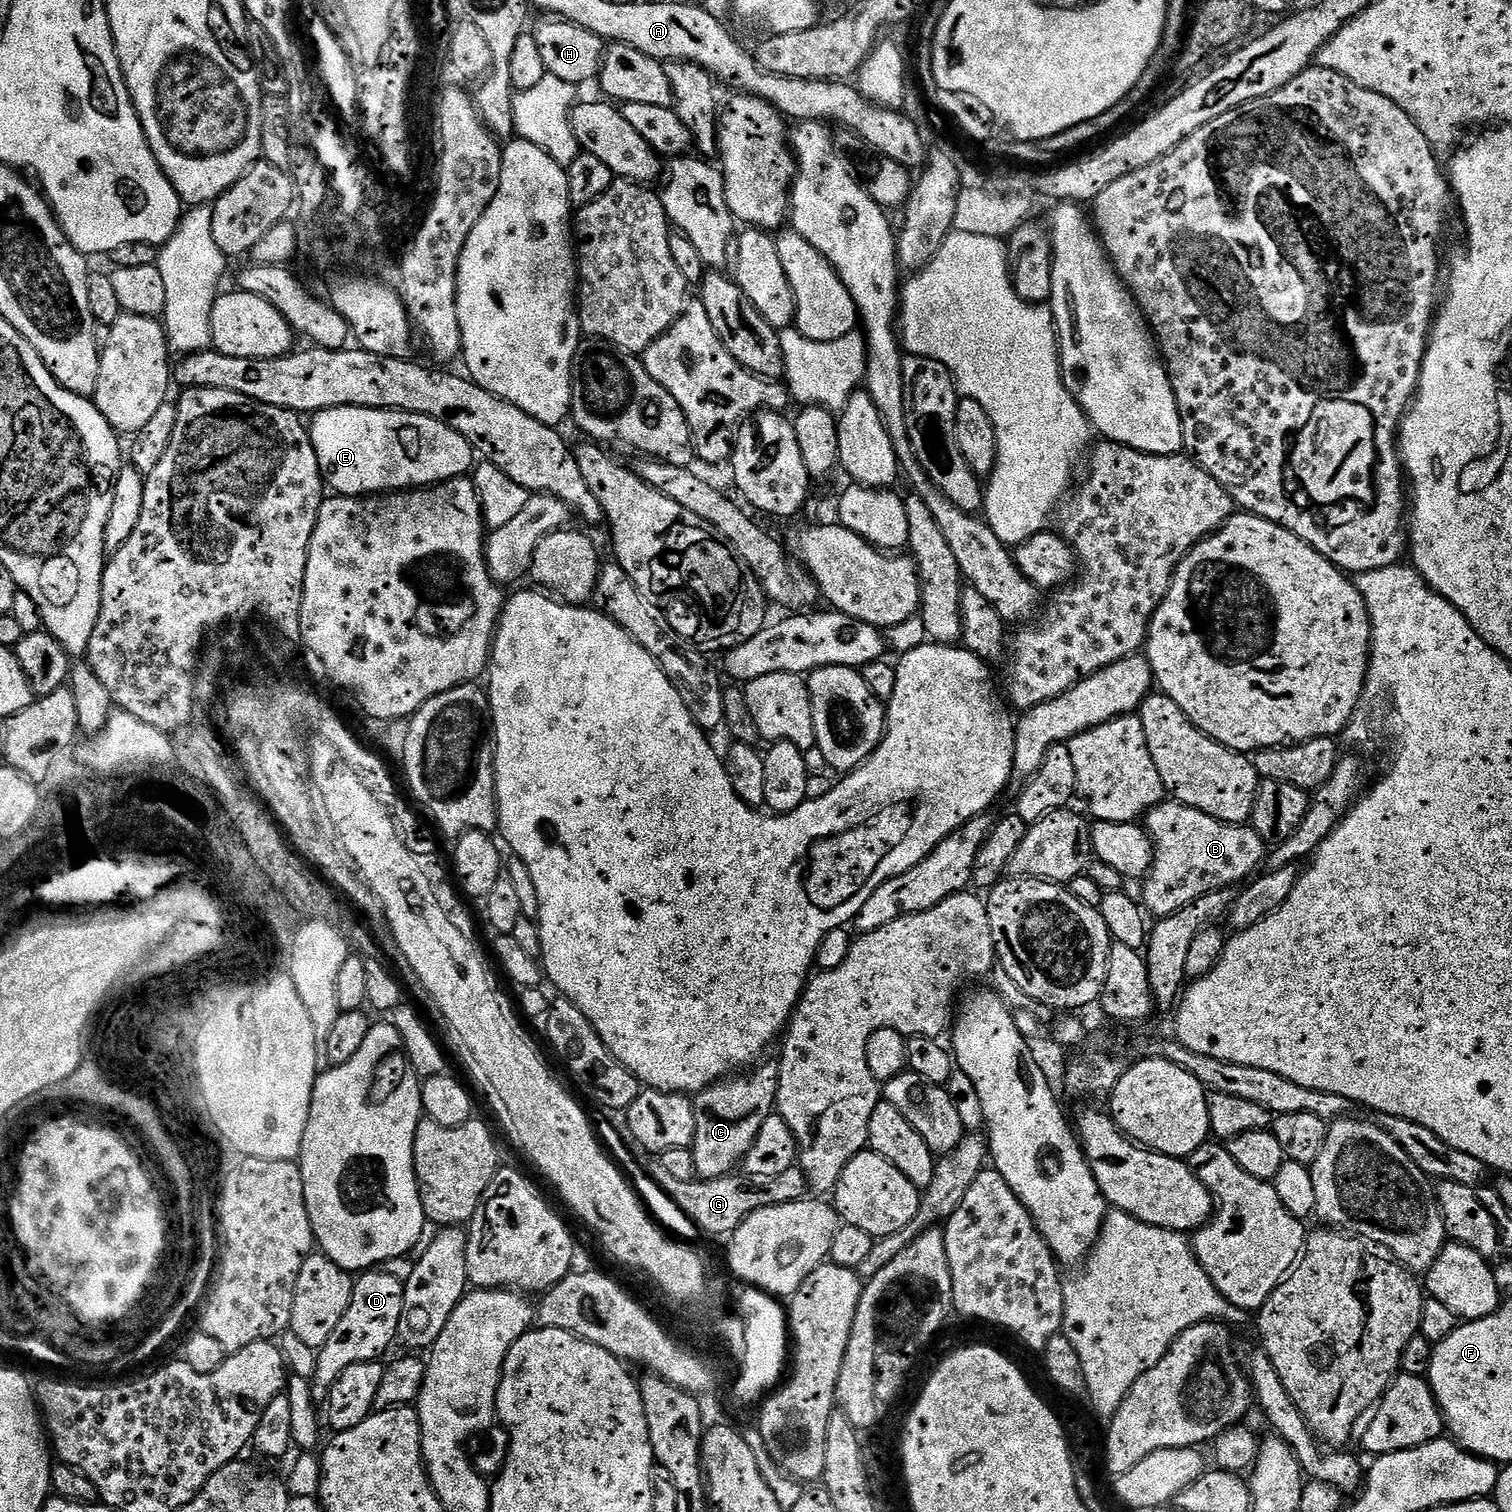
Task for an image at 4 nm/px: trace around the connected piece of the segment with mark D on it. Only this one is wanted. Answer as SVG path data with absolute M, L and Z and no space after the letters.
M388 1270L365 1271L353 1283L350 1306L346 1306L342 1322L338 1322L334 1334L330 1334L330 1342L318 1349L314 1377L317 1389L330 1390L342 1374L342 1370L347 1370L358 1362L384 1358L388 1347L401 1335L404 1324L404 1280L384 1271Z

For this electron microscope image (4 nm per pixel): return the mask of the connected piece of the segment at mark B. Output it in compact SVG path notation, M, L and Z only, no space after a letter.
M1163 802L1149 810L1146 815L1146 827L1149 836L1152 837L1152 845L1156 847L1156 853L1152 869L1142 884L1142 904L1151 915L1153 912L1153 917L1156 918L1174 914L1182 906L1202 898L1202 894L1210 894L1219 888L1231 888L1247 881L1266 856L1266 845L1251 826L1224 824L1210 814L1202 814L1202 810L1186 808L1179 802L1171 803Z

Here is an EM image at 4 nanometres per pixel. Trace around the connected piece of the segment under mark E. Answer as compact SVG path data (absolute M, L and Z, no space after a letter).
M327 408L311 420L320 474L327 487L341 496L415 490L443 480L459 480L474 468L472 444L458 430L429 416L386 408Z

